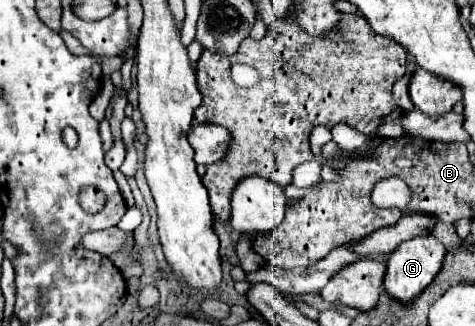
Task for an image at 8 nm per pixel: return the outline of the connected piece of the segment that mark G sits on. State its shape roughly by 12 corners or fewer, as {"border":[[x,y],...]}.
{"border":[[434,236],[402,242],[386,260],[384,290],[410,306],[442,268]]}

